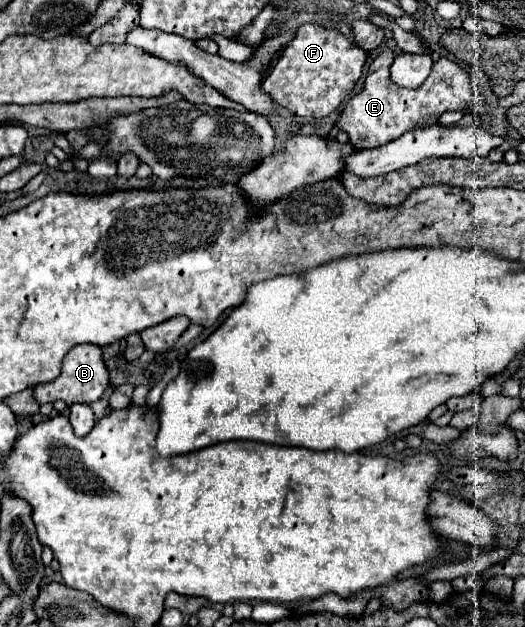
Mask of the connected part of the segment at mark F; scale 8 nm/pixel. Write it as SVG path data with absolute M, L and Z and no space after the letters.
M305 23L298 28L296 38L282 50L282 56L278 58L278 62L270 68L266 76L266 90L275 102L288 108L290 112L298 116L322 118L334 112L342 104L342 100L352 92L354 84L362 76L362 68L364 68L367 57L367 52L348 40L337 29L315 23Z

